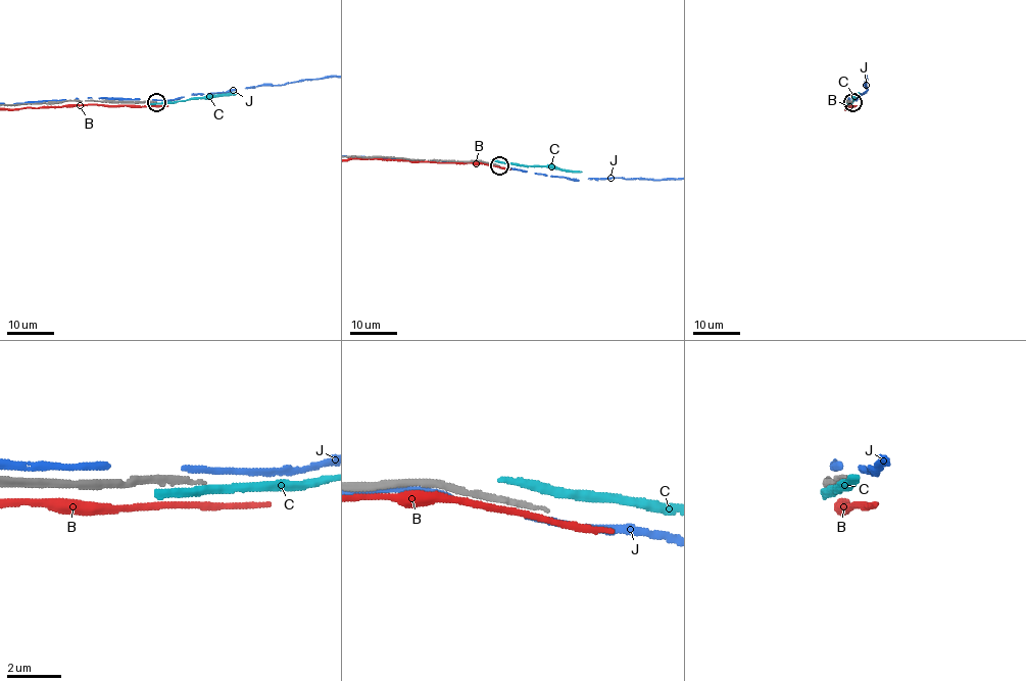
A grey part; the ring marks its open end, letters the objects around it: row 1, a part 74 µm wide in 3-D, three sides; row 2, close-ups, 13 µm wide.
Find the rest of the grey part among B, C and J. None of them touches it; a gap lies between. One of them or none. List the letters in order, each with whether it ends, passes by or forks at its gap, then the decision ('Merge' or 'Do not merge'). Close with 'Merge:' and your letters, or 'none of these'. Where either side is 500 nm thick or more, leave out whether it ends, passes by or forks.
B: It passes by. Do not merge
C: It passes by. Do not merge
J: It ends there. Do not merge
Merge: none of these

